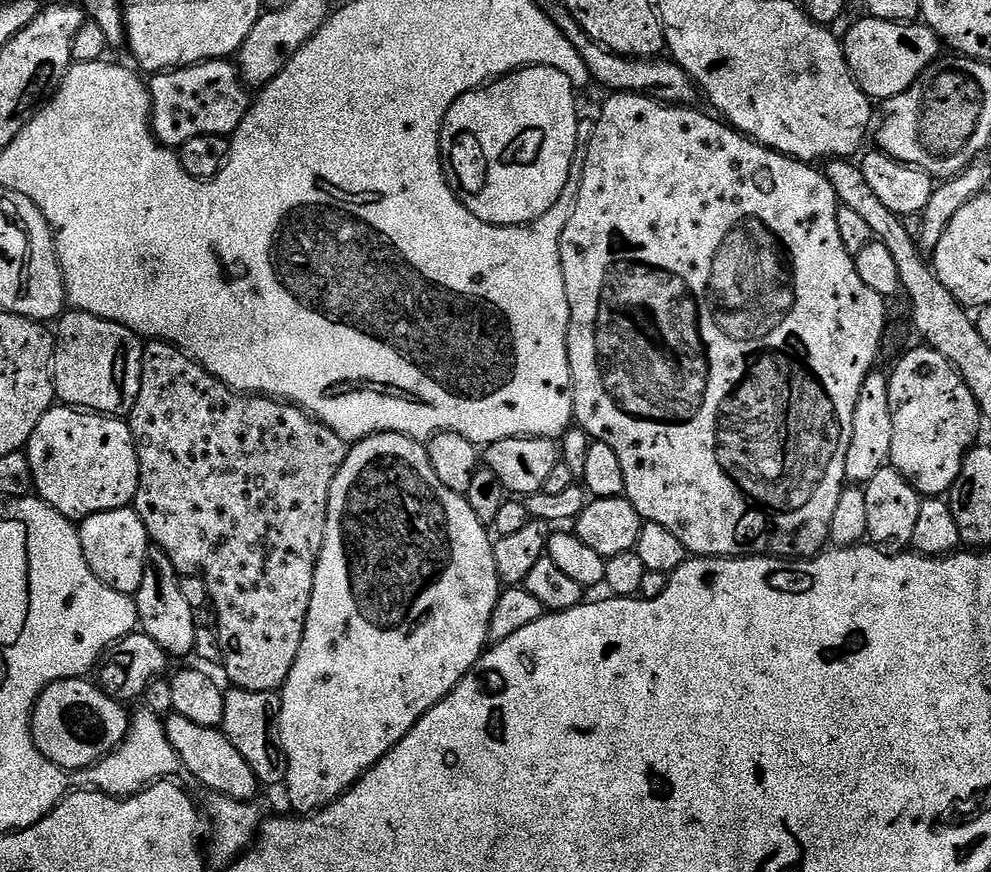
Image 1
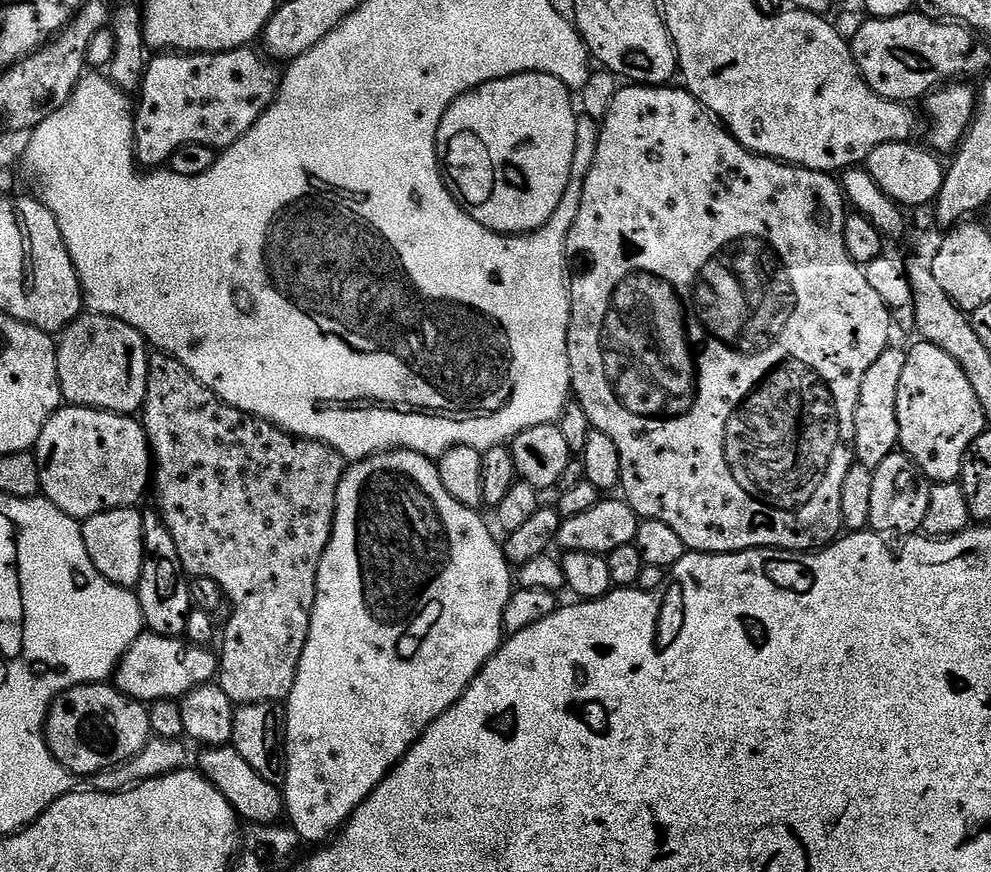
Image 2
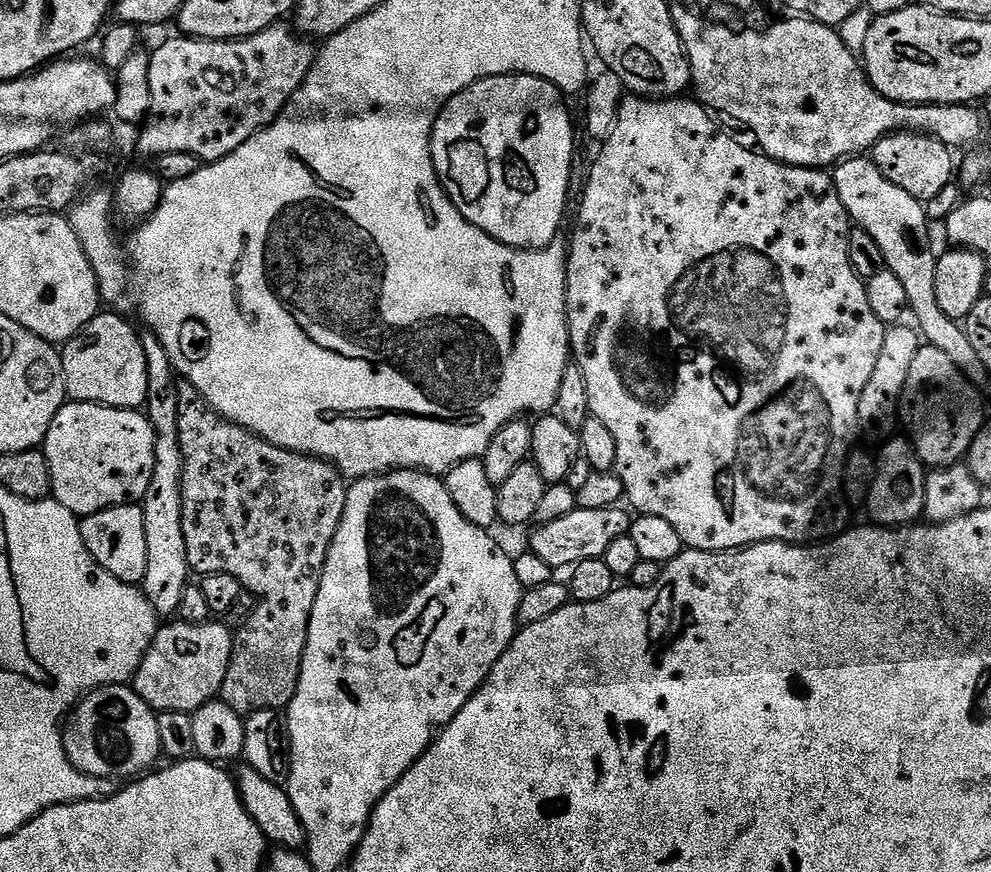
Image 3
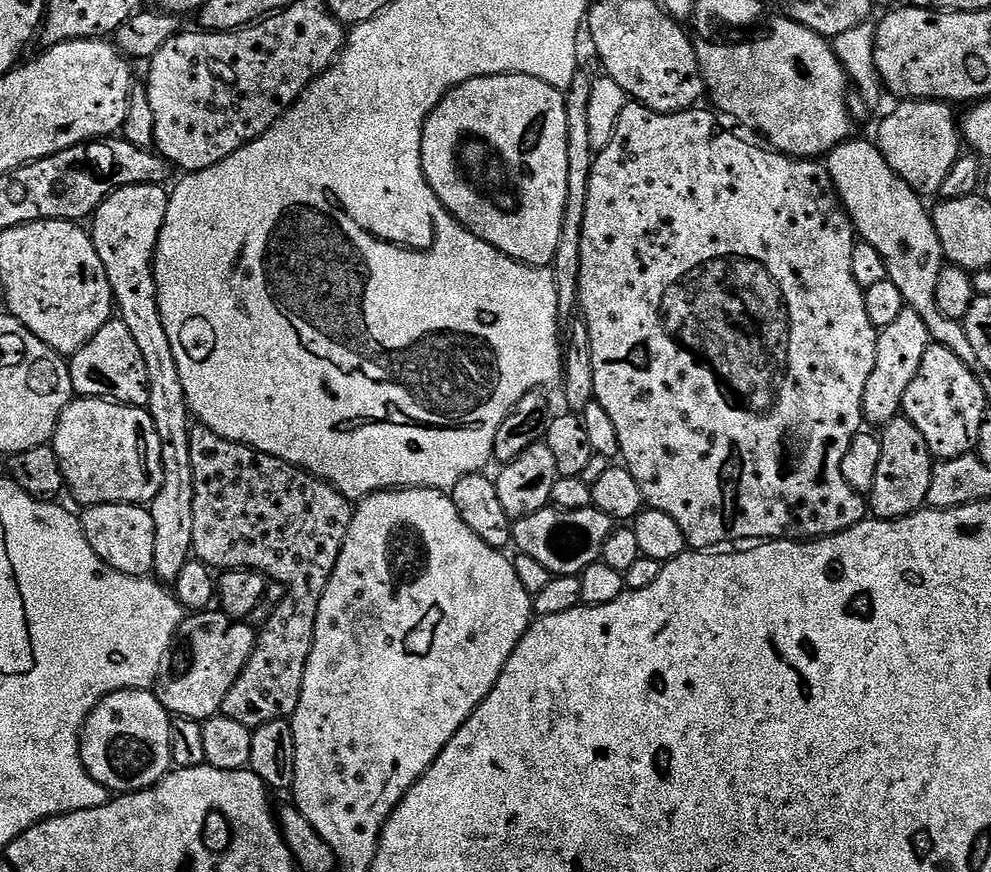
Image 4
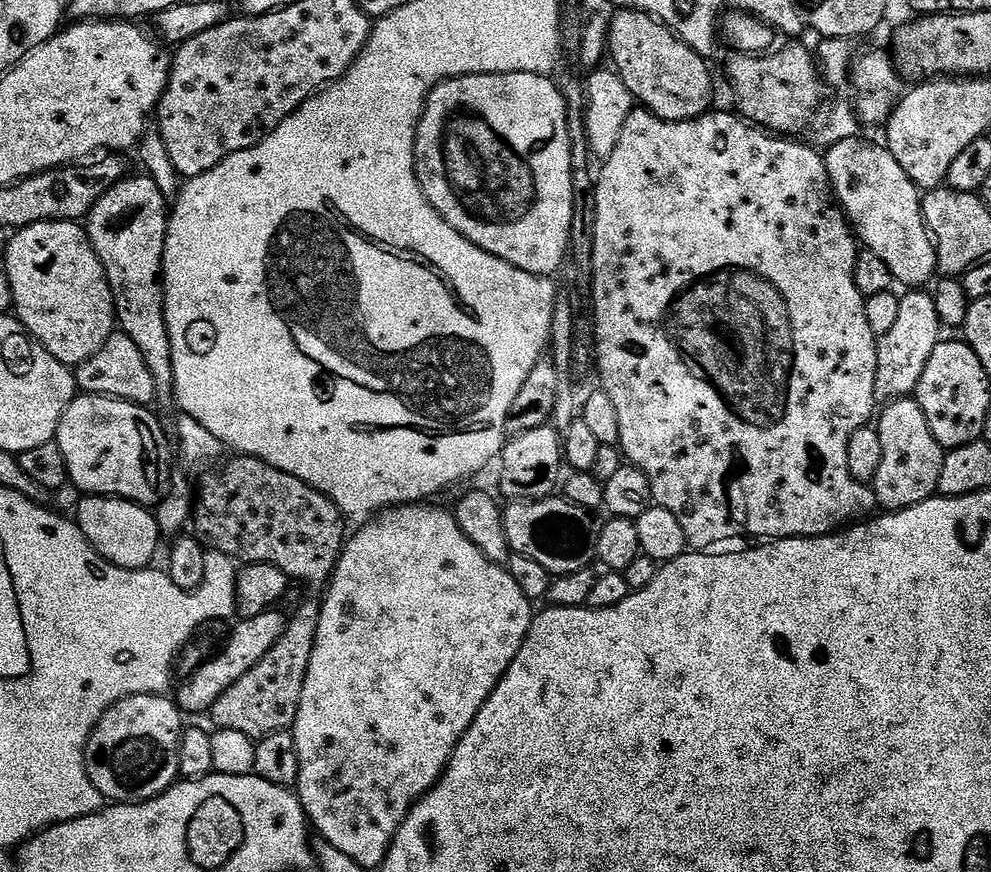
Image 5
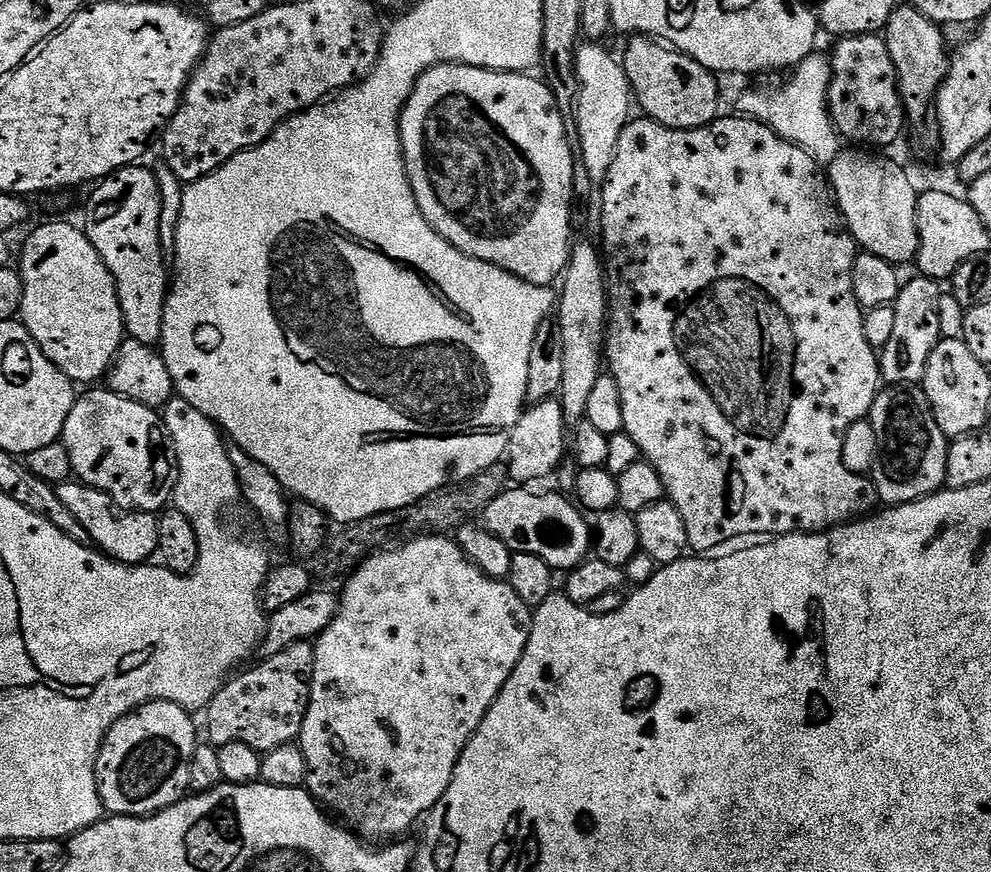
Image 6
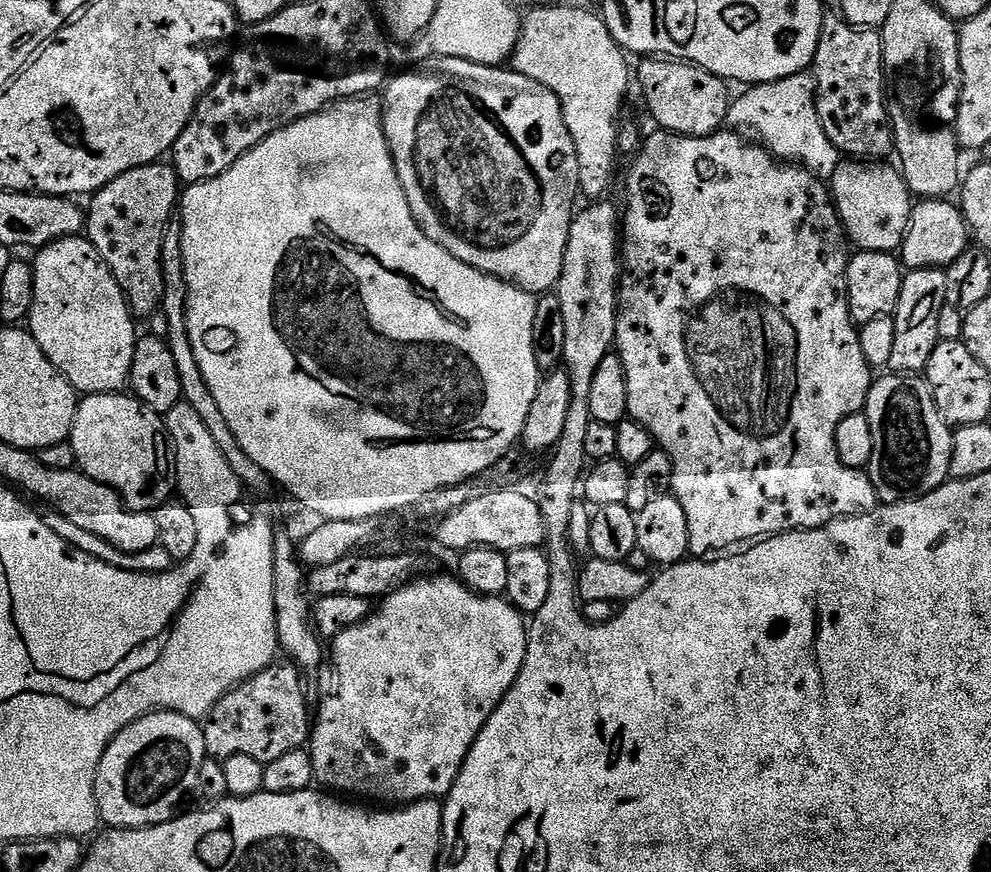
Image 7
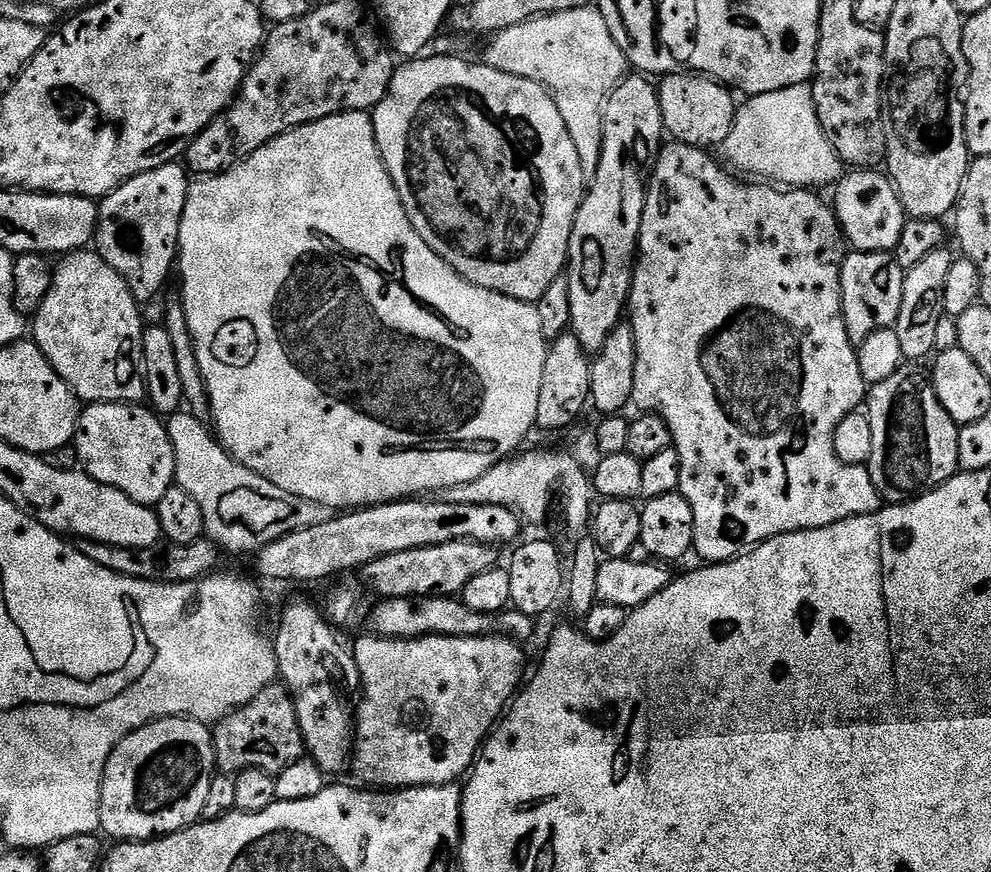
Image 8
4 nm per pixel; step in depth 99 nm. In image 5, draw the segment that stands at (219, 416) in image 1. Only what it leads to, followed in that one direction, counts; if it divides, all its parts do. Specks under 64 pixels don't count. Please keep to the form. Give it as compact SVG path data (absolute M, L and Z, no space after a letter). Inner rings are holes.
M237 455L232 459L236 460L230 461L221 472L216 472L213 476L204 476L200 480L200 492L198 488L198 491L194 496L195 535L199 537L209 549L231 556L233 560L239 562L241 565L269 564L270 566L278 566L278 570L282 570L293 581L301 580L304 584L320 584L320 586L327 585L328 581L332 578L332 572L336 568L337 562L340 560L340 554L343 552L346 543L346 535L344 536L344 523L346 523L346 520L338 505L336 505L336 503L334 503L328 496L324 496L318 490L314 490L306 482L302 482L298 478L294 478L290 474L286 474L274 466L270 466L258 458ZM314 603L304 604L285 623L282 638L274 642L270 654L254 666L218 702L210 709L213 725L226 730L238 730L253 738L269 736L271 732L283 732L291 729L298 714L298 702L302 698L302 686L306 682L306 670L310 666L310 654L318 634L319 607Z

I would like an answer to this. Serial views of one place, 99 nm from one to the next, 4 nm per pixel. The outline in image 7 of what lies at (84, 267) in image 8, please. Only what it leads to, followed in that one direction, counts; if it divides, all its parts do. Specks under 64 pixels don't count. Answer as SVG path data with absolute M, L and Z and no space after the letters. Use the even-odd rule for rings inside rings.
M83 235L67 236L39 249L31 261L34 302L26 321L34 342L77 393L123 393L132 379L137 321L102 254Z

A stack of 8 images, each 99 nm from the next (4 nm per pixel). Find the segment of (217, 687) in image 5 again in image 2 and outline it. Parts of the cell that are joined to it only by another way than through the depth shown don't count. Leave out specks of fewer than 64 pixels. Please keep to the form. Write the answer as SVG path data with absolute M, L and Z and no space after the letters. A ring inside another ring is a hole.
M145 630L128 647L124 657L116 665L114 686L123 696L129 696L131 700L179 701L190 690L213 683L217 676L218 656L211 647L195 644L193 640L187 638L163 636Z

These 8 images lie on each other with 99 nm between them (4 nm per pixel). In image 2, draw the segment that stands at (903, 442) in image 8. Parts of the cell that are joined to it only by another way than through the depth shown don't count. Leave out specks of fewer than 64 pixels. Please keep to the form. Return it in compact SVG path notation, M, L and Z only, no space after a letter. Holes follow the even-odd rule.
M897 450L890 454L873 471L874 486L870 497L870 528L877 534L901 532L901 537L907 538L919 533L924 527L926 506L930 506L930 483L924 471L903 451Z

